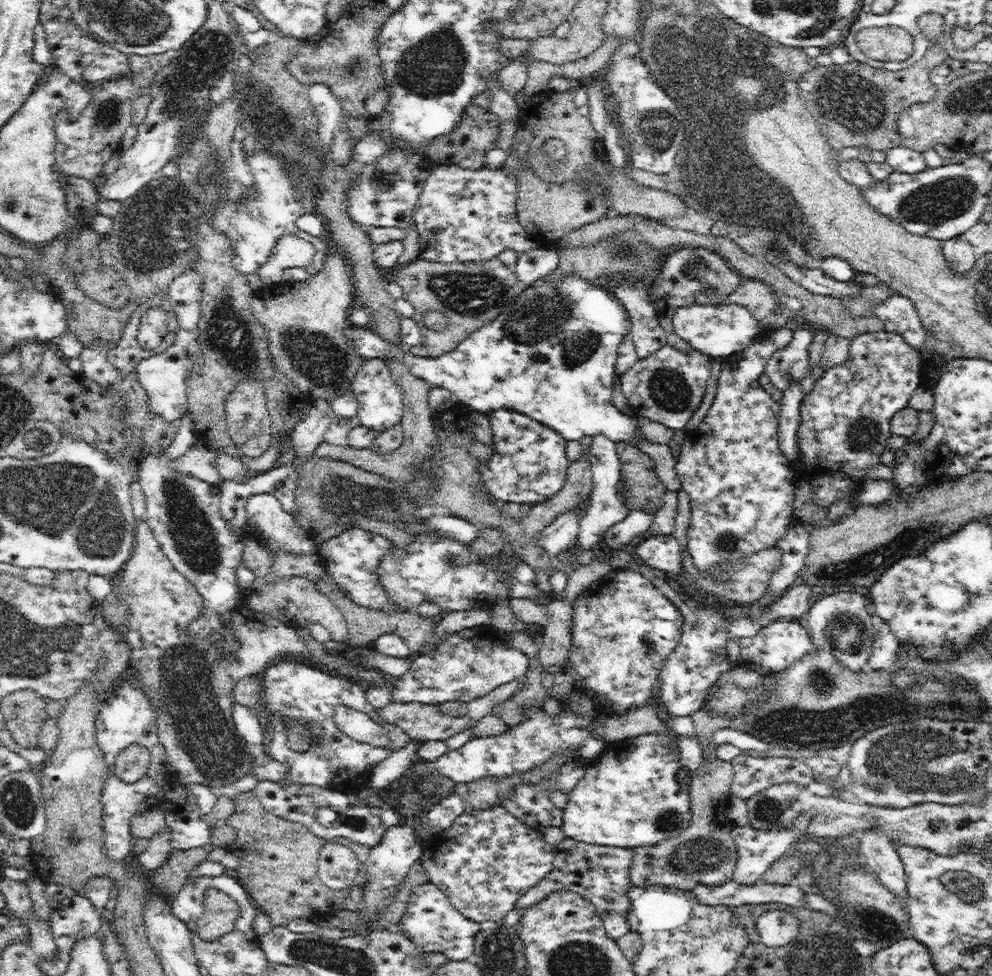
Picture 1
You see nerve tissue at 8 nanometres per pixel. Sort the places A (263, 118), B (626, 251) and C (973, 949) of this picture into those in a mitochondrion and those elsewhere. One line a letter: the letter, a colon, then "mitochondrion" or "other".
A: mitochondrion
B: mitochondrion
C: other

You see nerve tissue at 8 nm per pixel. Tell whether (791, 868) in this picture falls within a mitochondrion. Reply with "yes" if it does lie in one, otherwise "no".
yes

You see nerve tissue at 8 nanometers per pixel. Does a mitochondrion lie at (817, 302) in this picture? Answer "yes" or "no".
no

